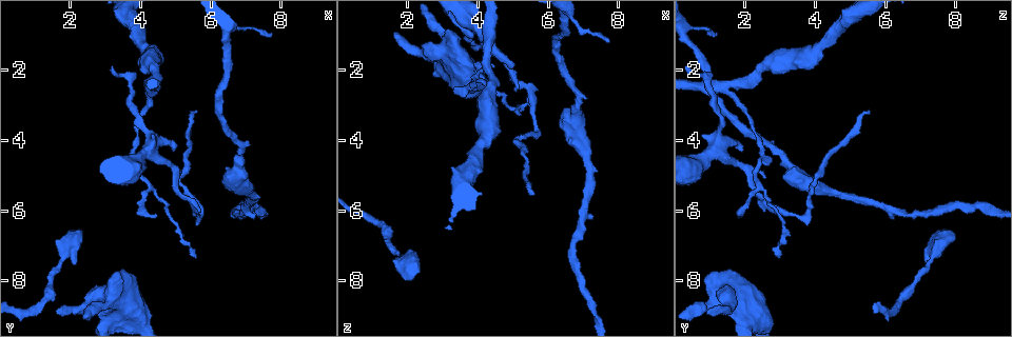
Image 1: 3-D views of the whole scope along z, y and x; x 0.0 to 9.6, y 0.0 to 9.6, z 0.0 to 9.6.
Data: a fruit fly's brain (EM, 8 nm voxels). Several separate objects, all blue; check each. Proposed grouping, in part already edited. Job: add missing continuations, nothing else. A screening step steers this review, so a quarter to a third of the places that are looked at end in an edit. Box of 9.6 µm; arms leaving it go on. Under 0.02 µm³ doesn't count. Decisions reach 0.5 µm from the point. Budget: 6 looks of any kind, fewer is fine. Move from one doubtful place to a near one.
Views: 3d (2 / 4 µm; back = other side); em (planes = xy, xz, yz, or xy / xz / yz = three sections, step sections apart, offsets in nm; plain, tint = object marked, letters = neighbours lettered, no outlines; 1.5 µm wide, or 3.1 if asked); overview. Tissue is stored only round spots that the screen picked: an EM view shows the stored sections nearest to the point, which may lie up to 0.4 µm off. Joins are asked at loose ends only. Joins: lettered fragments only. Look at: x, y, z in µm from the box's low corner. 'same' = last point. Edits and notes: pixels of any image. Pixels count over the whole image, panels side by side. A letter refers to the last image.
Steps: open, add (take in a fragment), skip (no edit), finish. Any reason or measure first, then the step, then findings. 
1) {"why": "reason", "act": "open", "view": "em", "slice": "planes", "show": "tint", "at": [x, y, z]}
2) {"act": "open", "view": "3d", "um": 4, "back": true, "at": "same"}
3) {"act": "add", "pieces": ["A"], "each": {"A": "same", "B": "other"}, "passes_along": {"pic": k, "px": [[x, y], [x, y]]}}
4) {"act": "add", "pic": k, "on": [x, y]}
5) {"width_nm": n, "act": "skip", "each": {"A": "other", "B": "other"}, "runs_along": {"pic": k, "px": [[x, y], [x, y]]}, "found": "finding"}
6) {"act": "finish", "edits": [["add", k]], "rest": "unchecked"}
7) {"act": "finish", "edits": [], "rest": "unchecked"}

{"why": "branch stops here", "act": "open", "view": "3d", "um": 2, "at": [1.60, 8.90, 1.00]}

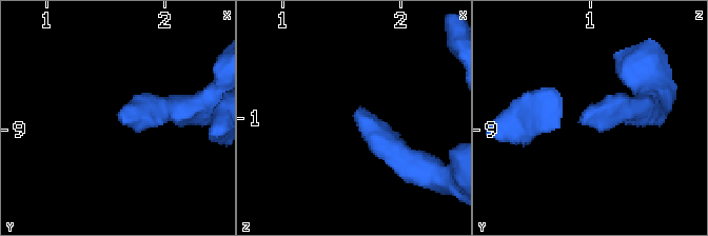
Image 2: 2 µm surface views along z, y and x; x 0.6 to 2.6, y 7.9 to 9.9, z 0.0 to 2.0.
{"why": "now the EM", "act": "open", "view": "em", "slice": "planes", "show": "letters", "at": [1.60, 8.90, 0.94]}

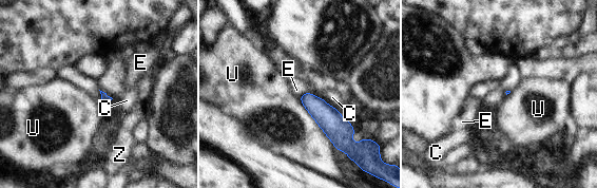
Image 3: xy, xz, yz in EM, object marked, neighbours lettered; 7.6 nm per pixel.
{"act": "skip", "each": {"C": "other", "E": "other", "U": "other", "Z": "other"}, "border": {"pic": 3, "px": [[98, 90], [102, 101]]}, "found": "no lettered fragment goes on from it"}

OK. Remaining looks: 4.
{"why": "free end", "act": "open", "view": "em", "slice": "xy", "step": 8, "show": "tint", "at": [3.20, 8.00, 0.85]}

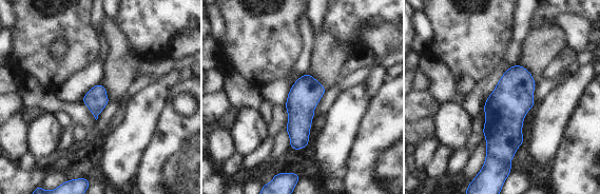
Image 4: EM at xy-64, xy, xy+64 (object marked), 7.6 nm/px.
{"why": "cut it another way", "act": "open", "view": "em", "slice": "planes", "show": "letters", "at": "same"}

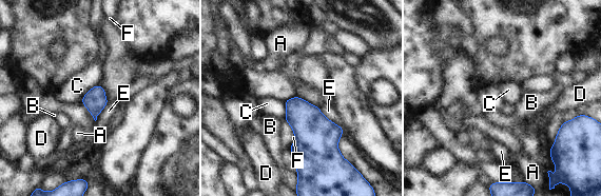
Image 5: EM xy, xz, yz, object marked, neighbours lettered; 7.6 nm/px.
{"act": "skip", "each": {"A": "other", "B": "other", "C": "other", "D": "other", "E": "other", "F": "other"}, "border": {"pic": 5, "px": [[318, 108], [326, 117], [341, 126]]}, "found": "no lettered fragment goes on from it"}

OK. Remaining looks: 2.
{"why": "an open end", "act": "open", "view": "em", "slice": "xz", "step": 8, "show": "letters", "at": [4.95, 4.25, 1.95]}

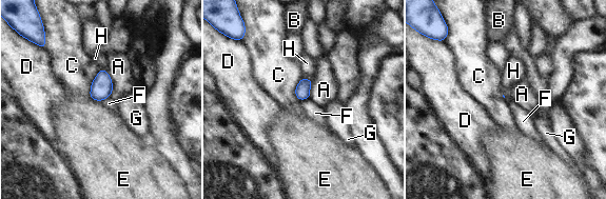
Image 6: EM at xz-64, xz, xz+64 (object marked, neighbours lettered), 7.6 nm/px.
{"act": "skip", "each": {"A": "other", "B": "other", "C": "other", "D": "other", "E": "other", "F": "other", "G": "other", "H": "other"}, "border": {"pic": 6, "px": [[309, 98], [299, 101]]}, "found": "no lettered fragment goes on from it"}

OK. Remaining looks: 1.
{"act": "finish", "edits": [], "rest": "unchecked"}

